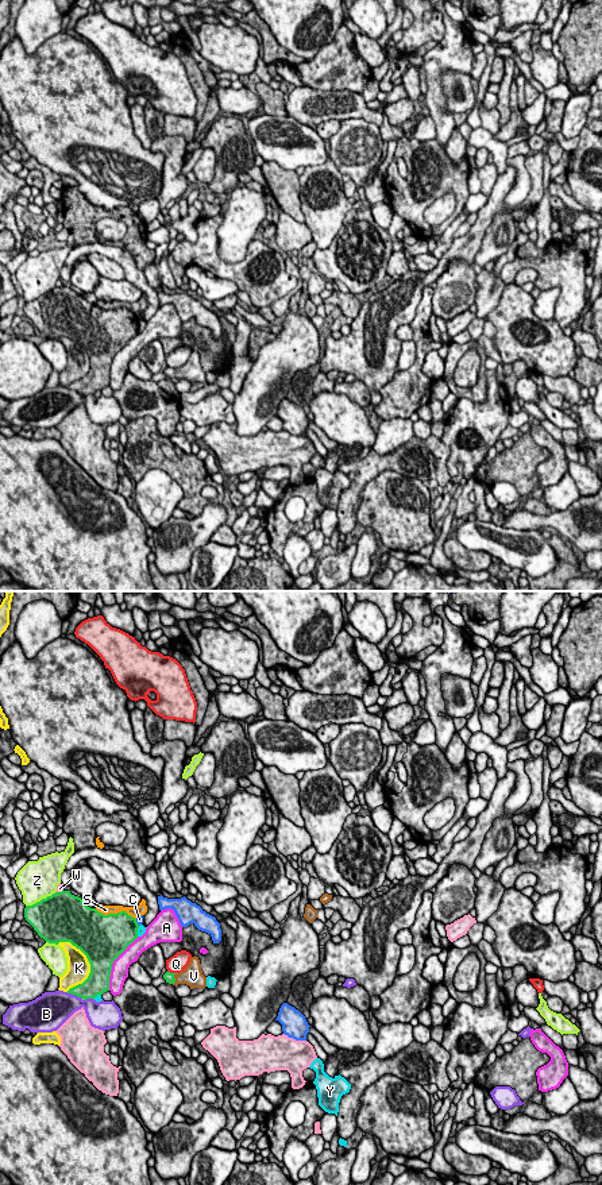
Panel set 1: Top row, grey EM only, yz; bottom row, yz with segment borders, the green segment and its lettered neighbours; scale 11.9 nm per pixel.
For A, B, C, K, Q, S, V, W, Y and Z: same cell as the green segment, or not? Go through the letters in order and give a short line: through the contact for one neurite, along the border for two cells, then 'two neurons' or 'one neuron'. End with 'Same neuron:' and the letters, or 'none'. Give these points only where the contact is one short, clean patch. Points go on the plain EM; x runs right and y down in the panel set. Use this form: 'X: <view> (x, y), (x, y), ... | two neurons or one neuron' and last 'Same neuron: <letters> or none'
A: two neurons
B: two neurons
C: two neurons
K: two neurons
Q: two neurons
S: two neurons
V: yz (168, 371), (174, 374), (192, 371) | one neuron
W: two neurons
Y: two neurons
Z: two neurons
Same neuron: V

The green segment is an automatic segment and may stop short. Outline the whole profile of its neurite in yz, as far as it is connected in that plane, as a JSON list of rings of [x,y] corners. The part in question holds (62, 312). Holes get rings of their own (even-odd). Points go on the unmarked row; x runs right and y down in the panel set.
[[[70,286],[55,287],[32,301],[26,301],[24,313],[46,337],[55,340],[70,337],[86,351],[90,359],[88,374],[67,386],[84,395],[94,394],[109,386],[112,359],[138,333],[139,324],[136,314],[126,306],[104,310],[96,304],[88,302]]]

